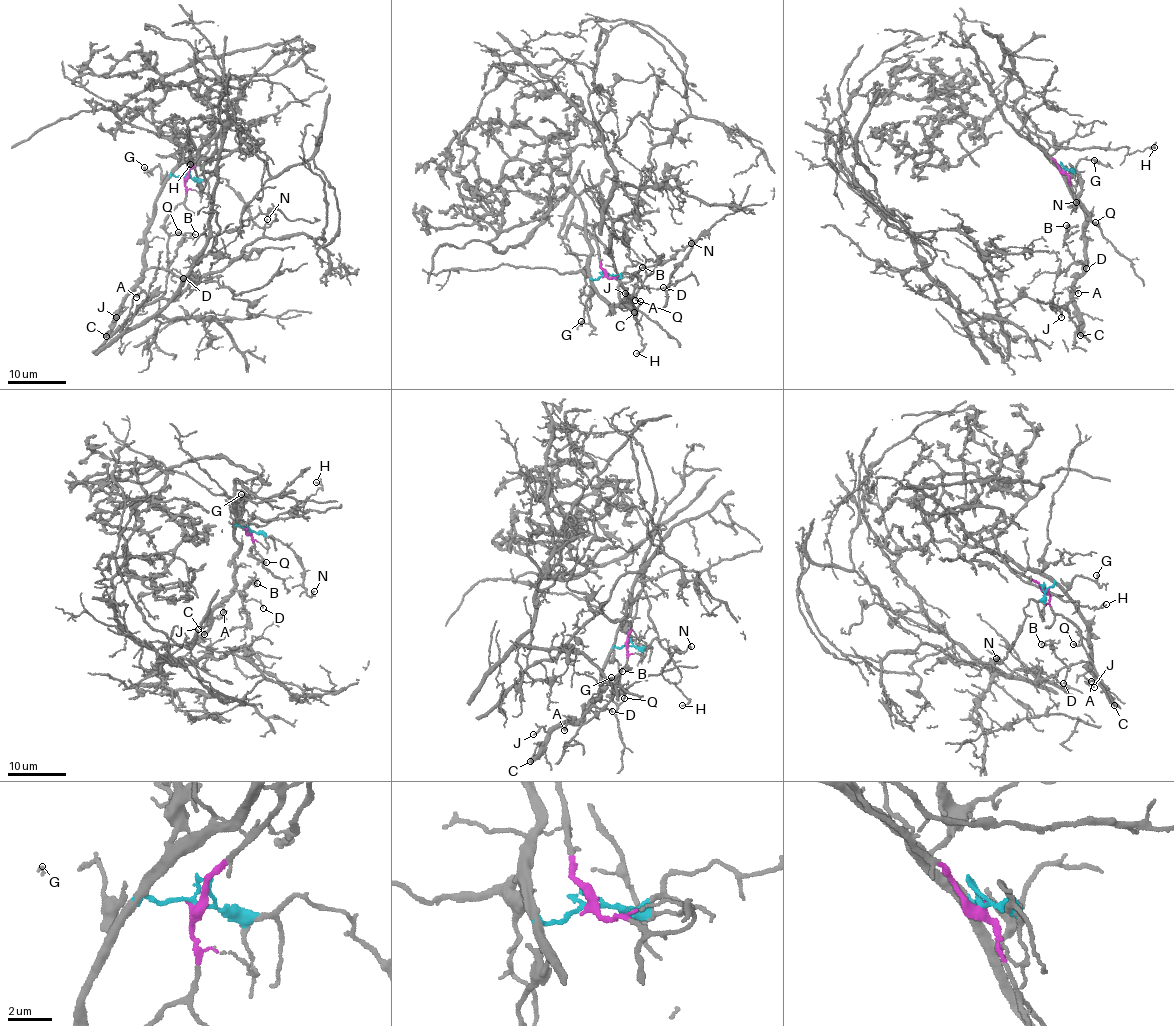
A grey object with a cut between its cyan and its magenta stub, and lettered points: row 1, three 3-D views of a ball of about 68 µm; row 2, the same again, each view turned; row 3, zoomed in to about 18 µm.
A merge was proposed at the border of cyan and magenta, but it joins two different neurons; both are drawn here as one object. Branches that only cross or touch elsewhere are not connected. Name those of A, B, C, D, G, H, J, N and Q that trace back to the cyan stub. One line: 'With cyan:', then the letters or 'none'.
With cyan: A, B, C, D, G, J, N

